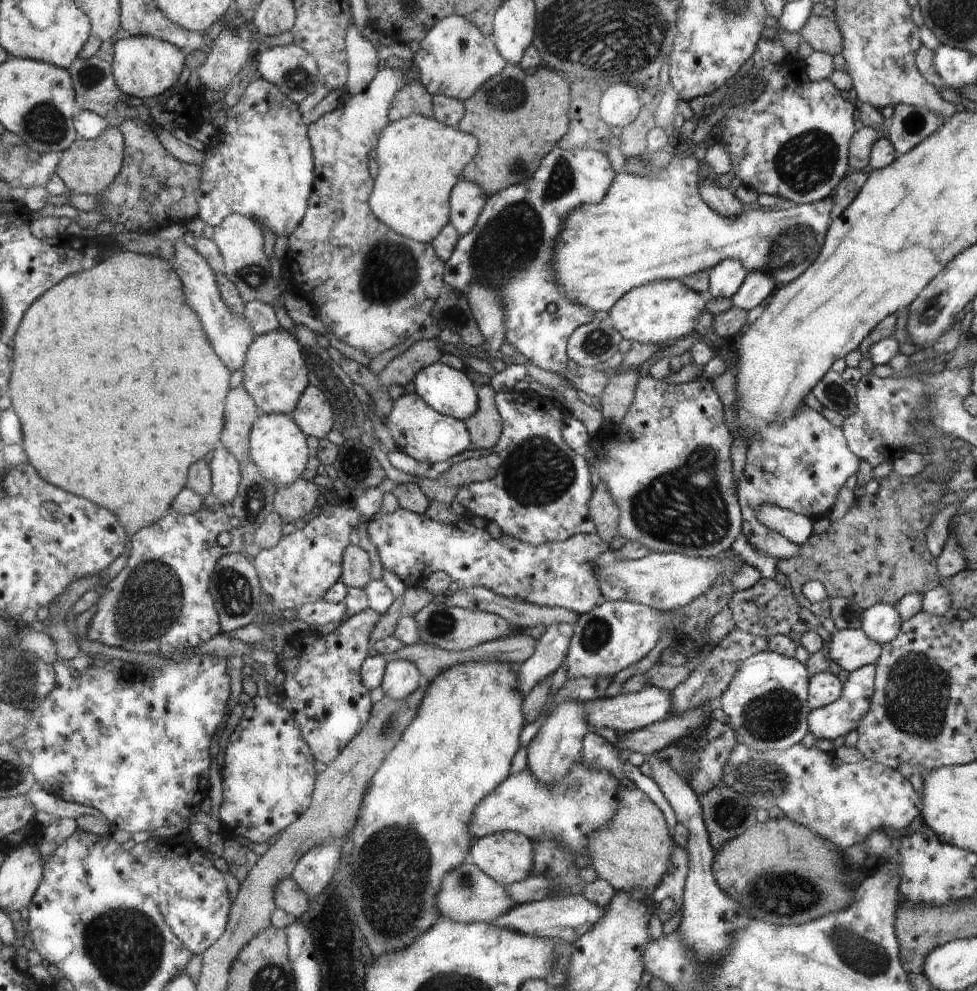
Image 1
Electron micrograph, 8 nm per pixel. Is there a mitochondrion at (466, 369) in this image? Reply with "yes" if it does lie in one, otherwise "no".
no

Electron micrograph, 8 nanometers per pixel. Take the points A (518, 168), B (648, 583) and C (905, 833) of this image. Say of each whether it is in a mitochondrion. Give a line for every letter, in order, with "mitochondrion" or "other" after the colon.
A: mitochondrion
B: other
C: other

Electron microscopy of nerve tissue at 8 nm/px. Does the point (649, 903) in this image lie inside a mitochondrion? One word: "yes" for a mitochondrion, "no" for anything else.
no

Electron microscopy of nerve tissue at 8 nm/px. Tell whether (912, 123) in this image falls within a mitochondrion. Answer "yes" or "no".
yes

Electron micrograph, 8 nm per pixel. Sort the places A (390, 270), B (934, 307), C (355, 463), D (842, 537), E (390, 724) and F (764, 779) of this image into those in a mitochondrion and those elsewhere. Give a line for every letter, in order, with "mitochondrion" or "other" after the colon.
A: mitochondrion
B: mitochondrion
C: mitochondrion
D: other
E: mitochondrion
F: mitochondrion

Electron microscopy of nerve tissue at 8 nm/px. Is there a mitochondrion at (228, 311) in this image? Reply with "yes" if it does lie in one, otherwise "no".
no

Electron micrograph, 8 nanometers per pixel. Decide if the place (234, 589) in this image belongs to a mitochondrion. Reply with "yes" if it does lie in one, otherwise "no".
yes

